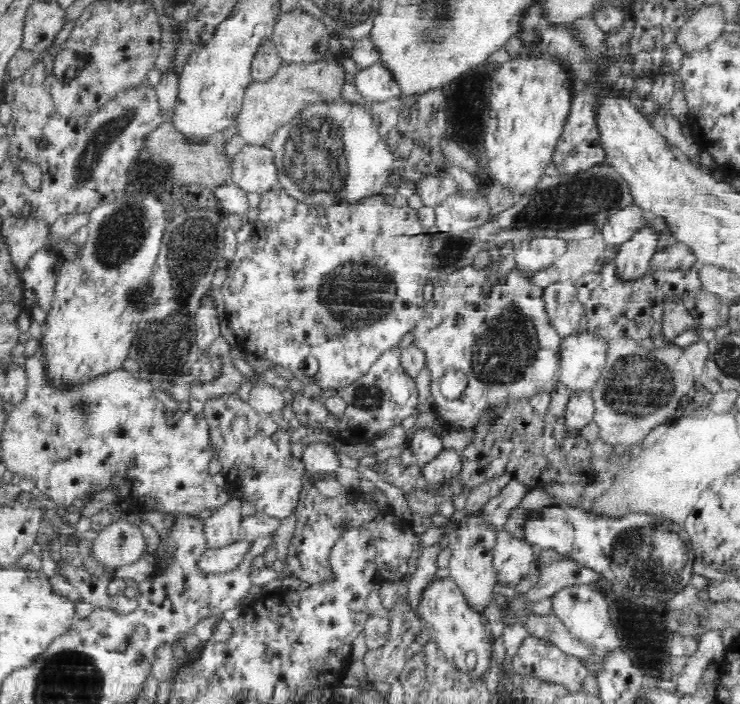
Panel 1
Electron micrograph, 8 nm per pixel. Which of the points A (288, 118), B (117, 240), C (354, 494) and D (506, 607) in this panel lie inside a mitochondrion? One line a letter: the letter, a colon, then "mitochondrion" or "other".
A: mitochondrion
B: mitochondrion
C: other
D: other

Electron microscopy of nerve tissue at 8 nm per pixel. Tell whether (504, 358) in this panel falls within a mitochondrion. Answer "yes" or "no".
yes

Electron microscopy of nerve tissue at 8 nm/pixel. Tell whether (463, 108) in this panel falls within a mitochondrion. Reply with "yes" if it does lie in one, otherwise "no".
no

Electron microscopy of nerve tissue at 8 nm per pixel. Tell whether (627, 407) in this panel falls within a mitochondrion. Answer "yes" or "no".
yes

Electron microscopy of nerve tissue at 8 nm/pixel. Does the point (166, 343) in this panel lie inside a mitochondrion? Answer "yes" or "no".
yes

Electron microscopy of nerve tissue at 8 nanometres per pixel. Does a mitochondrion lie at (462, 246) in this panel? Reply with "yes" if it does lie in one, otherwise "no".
yes

